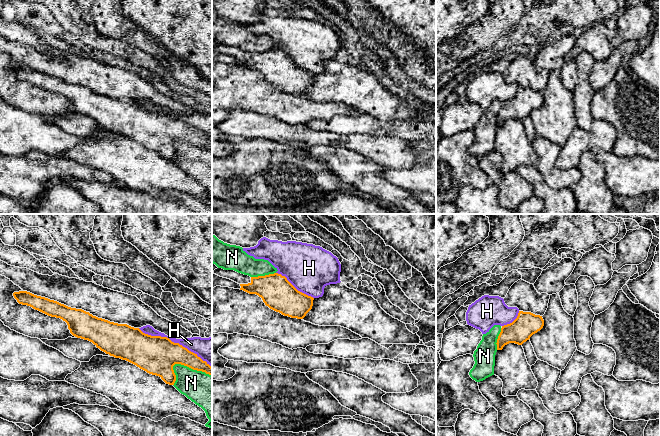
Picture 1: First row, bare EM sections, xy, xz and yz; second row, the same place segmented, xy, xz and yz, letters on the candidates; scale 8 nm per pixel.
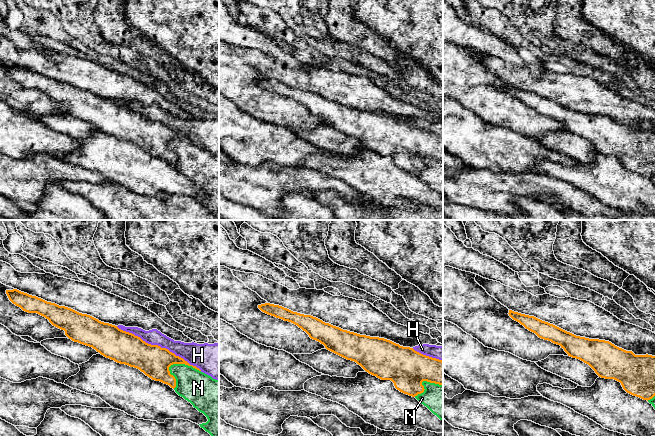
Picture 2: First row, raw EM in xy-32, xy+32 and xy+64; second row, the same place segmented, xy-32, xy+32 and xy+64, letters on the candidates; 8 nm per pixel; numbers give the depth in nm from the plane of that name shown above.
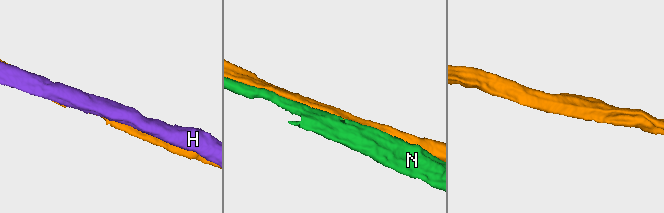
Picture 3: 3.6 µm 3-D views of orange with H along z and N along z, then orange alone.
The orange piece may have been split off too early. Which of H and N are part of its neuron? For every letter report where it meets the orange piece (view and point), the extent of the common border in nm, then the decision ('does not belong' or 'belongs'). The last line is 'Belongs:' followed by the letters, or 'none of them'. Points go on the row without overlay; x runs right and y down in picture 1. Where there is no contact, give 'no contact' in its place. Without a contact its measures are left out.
H: xy (175, 119) | 650 nm | does not belong
N: xy (192, 144) | 320 nm | does not belong
Belongs: none of them

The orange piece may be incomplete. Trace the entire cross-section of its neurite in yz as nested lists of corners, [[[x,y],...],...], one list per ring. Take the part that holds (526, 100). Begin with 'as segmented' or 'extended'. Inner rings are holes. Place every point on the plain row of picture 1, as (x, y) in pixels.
as segmented | [[[519,87],[517,94],[512,99],[502,102],[496,119],[497,126],[502,126],[509,119],[522,121],[543,102],[542,92]]]

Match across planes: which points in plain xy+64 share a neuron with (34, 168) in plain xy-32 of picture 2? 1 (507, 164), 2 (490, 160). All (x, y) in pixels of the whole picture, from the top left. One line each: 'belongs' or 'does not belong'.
1: does not belong
2: does not belong

